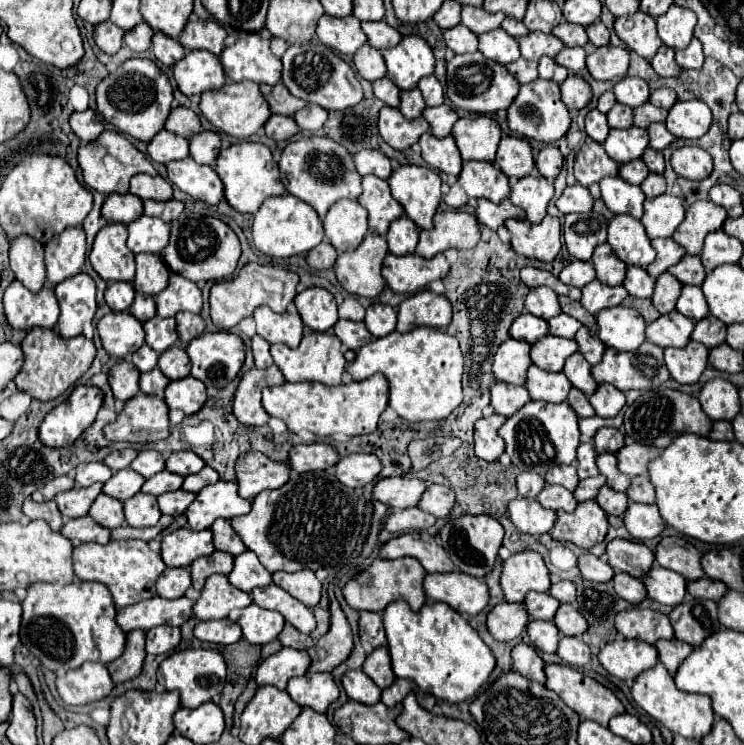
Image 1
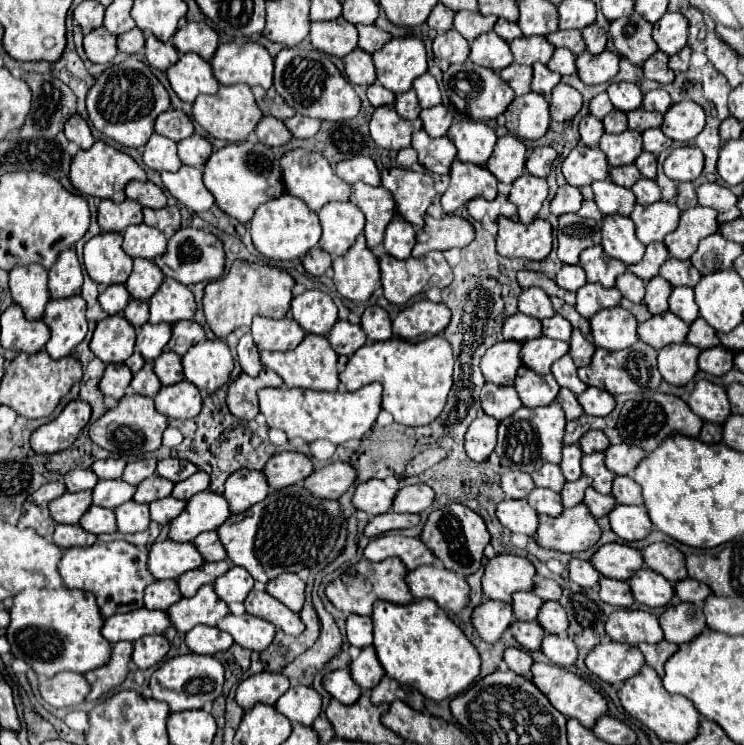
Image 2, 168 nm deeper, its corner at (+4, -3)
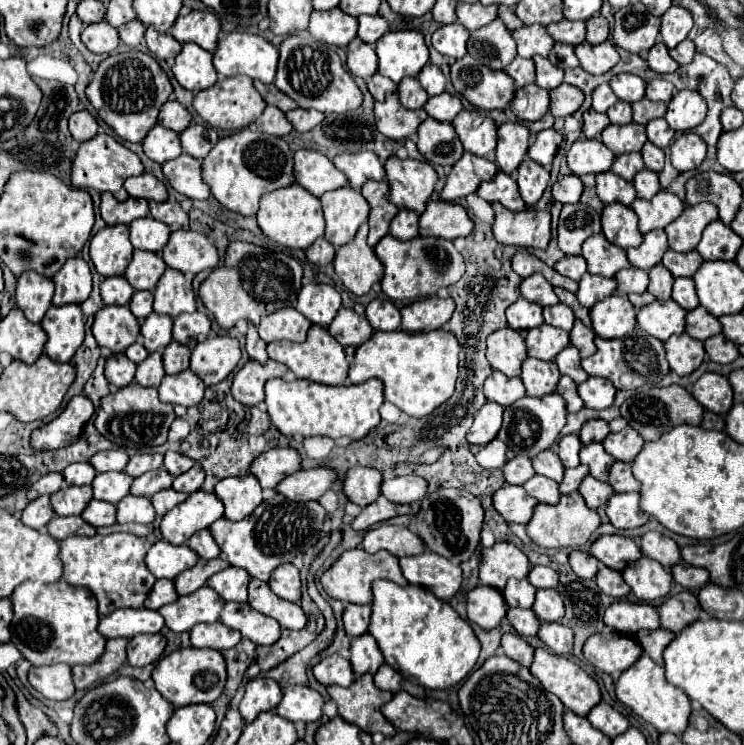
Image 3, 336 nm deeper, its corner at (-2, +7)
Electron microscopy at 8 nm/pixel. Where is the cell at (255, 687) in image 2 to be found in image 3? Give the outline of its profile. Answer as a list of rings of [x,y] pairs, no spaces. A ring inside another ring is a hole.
[[[254,678],[246,684],[246,694],[240,700],[240,716],[244,724],[256,720],[260,712],[270,712],[282,698],[282,688],[270,678]]]

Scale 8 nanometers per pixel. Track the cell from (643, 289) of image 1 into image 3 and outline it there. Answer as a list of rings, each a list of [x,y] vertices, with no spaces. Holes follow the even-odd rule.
[[[626,268],[620,270],[616,276],[618,280],[618,292],[620,294],[642,294],[646,292],[648,286],[648,272],[640,270],[640,268]]]

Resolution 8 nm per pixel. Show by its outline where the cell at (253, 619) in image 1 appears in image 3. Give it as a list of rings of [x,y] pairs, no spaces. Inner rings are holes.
[[[226,602],[220,614],[220,622],[232,630],[238,630],[244,638],[252,640],[258,646],[274,644],[280,638],[280,626],[274,622],[274,618],[258,614],[248,604]]]

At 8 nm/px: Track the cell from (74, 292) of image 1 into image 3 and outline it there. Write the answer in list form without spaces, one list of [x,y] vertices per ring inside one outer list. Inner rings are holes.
[[[52,306],[40,326],[48,336],[44,354],[54,362],[70,362],[84,342],[84,318],[80,306]]]

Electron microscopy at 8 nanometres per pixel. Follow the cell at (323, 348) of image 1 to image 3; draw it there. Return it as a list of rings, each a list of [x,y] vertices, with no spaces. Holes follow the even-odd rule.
[[[312,324],[308,330],[308,338],[302,344],[296,342],[288,342],[288,340],[278,340],[278,342],[270,342],[268,344],[268,356],[276,362],[286,364],[298,378],[306,378],[312,382],[320,382],[320,384],[344,384],[348,378],[348,362],[346,362],[346,354],[344,348],[340,346],[340,342],[336,342],[330,332],[322,326]]]

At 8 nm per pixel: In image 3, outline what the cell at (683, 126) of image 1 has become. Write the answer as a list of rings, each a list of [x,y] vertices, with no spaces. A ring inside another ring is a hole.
[[[682,90],[668,102],[664,118],[674,132],[692,130],[706,118],[706,100],[698,92]]]

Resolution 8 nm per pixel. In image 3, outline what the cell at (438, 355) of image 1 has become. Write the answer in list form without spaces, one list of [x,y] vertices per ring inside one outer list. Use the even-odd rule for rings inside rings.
[[[446,330],[408,334],[396,332],[374,332],[370,342],[364,342],[350,364],[350,382],[362,384],[370,378],[384,382],[384,398],[398,406],[408,416],[429,416],[446,402],[458,378],[460,345],[454,334]]]

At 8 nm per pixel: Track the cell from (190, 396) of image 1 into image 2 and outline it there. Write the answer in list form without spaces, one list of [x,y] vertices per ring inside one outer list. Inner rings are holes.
[[[182,380],[172,386],[162,386],[154,400],[156,400],[156,410],[168,418],[188,420],[196,418],[202,410],[200,390],[188,380]]]

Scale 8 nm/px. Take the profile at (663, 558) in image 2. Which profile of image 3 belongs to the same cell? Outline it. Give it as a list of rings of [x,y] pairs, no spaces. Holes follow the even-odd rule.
[[[646,532],[640,538],[640,550],[644,556],[660,562],[666,570],[670,570],[676,562],[680,562],[680,548],[678,544],[660,534],[660,532]]]

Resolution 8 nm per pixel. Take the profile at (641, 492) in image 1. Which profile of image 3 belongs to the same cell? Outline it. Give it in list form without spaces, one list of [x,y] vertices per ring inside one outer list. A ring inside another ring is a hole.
[[[614,462],[612,464],[608,484],[614,488],[614,492],[638,492],[640,490],[640,482],[632,476],[628,462]]]

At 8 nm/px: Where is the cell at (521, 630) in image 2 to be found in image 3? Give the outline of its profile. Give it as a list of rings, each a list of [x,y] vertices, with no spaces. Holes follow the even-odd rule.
[[[510,608],[506,612],[508,622],[512,624],[512,628],[520,634],[520,636],[536,636],[538,632],[538,618],[534,618],[532,610],[522,610],[522,608]]]

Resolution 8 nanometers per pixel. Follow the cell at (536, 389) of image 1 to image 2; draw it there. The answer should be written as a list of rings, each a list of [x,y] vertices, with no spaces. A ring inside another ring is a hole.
[[[526,366],[520,368],[514,388],[518,390],[518,396],[520,396],[522,404],[528,406],[528,408],[538,408],[538,406],[552,404],[558,390],[560,390],[560,386],[558,386],[558,382],[552,374],[540,376]]]

